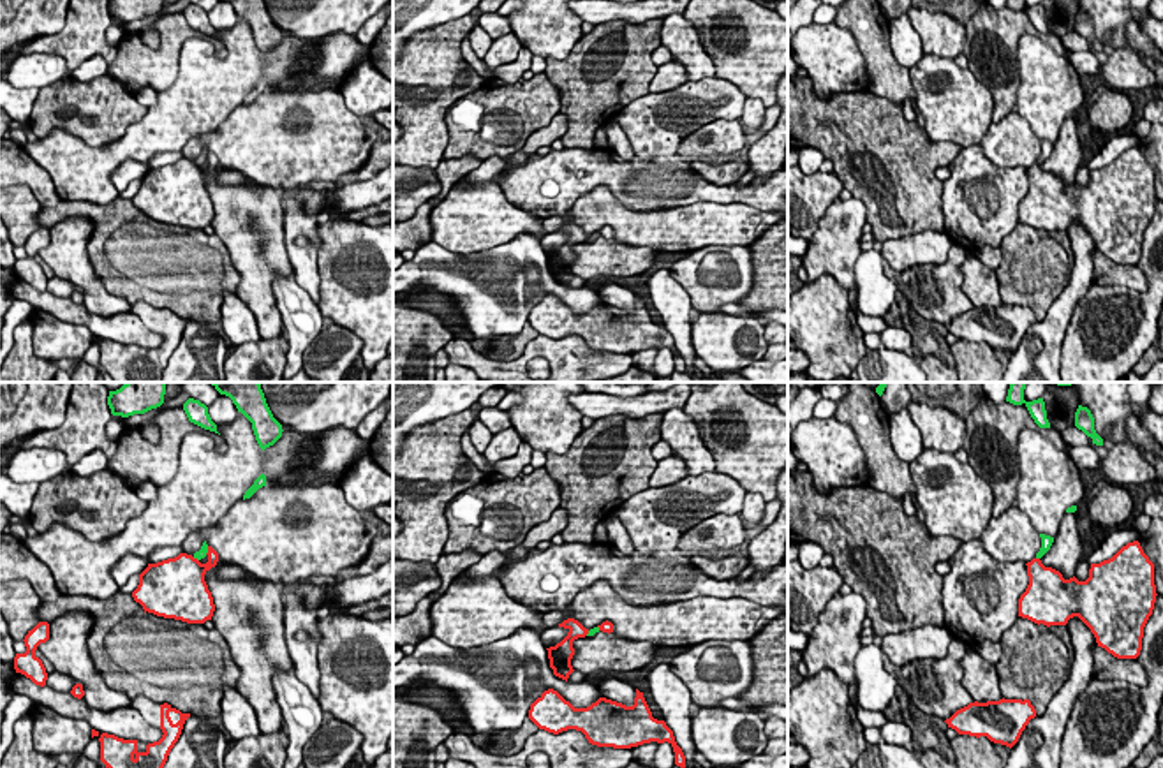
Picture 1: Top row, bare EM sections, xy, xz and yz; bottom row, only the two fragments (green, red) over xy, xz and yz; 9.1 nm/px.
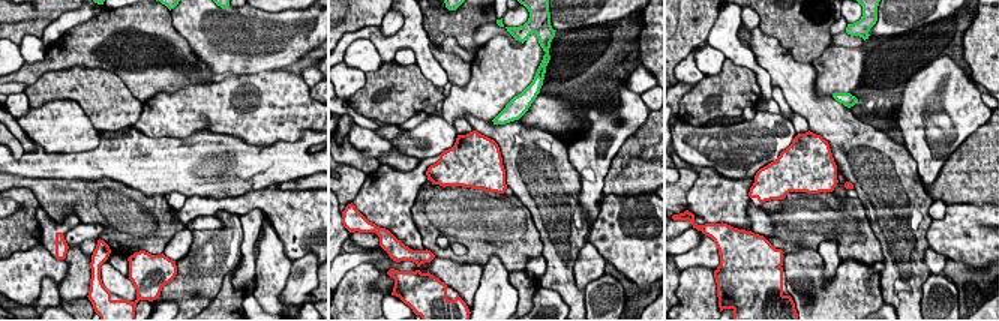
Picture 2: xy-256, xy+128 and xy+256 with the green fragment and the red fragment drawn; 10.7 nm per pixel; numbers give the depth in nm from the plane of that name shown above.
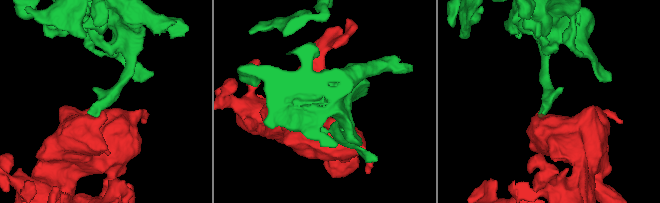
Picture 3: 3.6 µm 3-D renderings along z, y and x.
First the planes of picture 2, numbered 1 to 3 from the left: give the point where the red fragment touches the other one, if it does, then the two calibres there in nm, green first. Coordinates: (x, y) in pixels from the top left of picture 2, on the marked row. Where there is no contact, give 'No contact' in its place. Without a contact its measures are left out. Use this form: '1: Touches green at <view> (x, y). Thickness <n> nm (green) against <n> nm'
1: No contact
2: No contact
3: No contact

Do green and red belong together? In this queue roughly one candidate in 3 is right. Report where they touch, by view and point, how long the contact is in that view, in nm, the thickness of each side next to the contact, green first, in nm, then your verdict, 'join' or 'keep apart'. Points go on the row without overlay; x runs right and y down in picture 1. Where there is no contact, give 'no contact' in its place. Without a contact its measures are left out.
xy (207, 155) | 90 nm | 90/280 nm | keep apart

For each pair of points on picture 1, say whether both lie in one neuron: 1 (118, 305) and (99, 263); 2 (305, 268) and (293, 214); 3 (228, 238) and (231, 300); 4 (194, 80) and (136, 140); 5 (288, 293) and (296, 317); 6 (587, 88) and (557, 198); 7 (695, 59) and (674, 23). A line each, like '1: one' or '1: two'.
1: two
2: one
3: two
4: one
5: one
6: two
7: one

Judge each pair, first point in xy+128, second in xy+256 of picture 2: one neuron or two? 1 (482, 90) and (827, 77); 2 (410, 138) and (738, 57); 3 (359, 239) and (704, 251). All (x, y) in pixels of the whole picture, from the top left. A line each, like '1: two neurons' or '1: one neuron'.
1: one neuron
2: one neuron
3: two neurons

